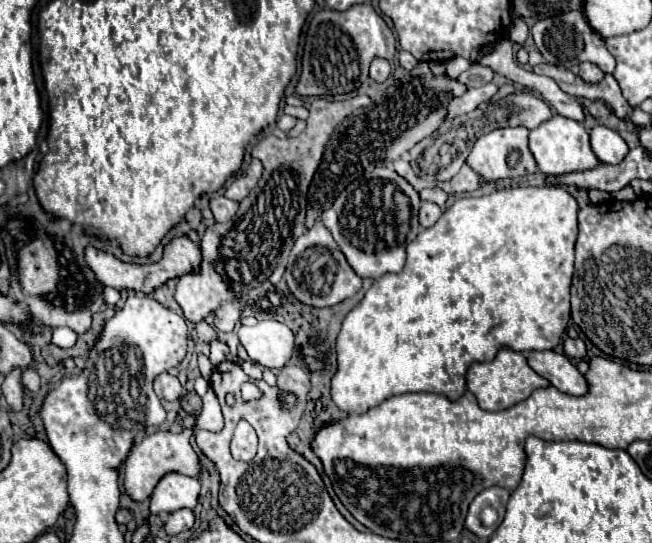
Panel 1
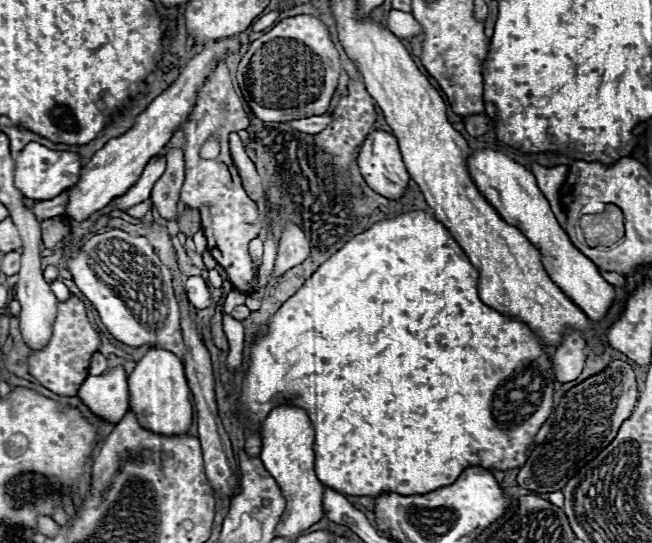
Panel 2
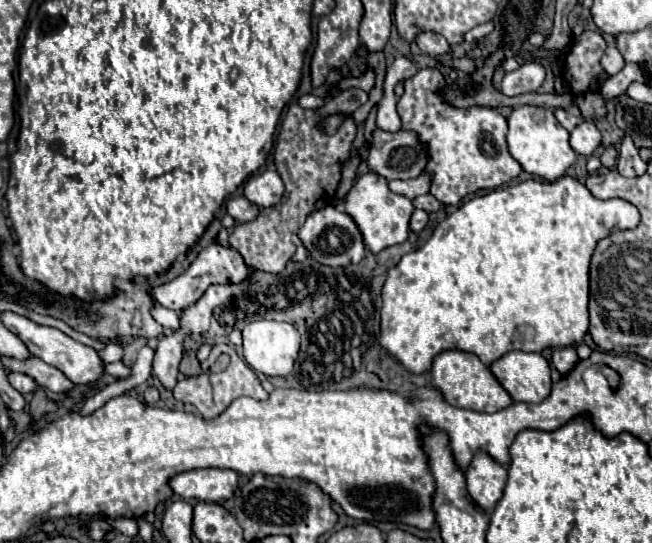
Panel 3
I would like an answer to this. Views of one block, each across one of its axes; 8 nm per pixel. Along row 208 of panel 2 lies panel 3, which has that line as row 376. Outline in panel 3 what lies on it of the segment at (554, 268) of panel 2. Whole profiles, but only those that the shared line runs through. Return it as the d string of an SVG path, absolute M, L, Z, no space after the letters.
M512 350L490 364L514 402L542 402L552 390L550 362L536 352Z

